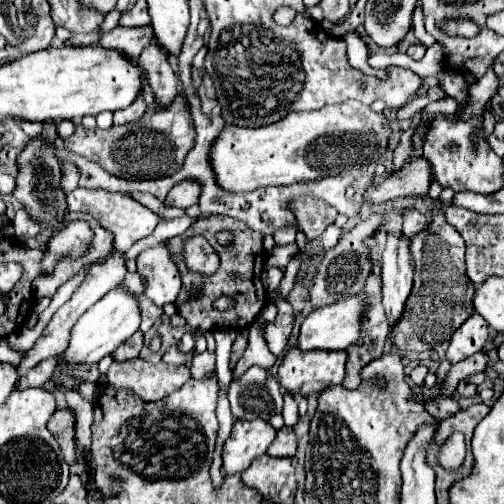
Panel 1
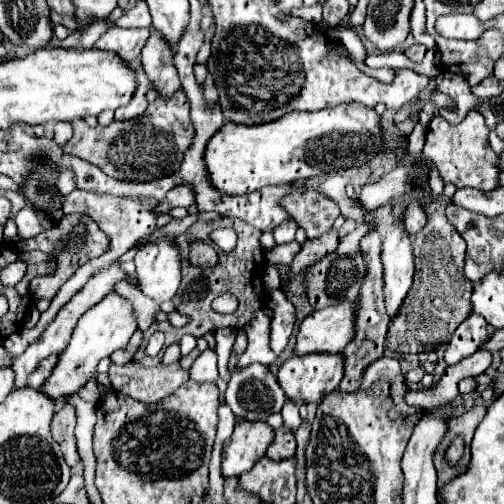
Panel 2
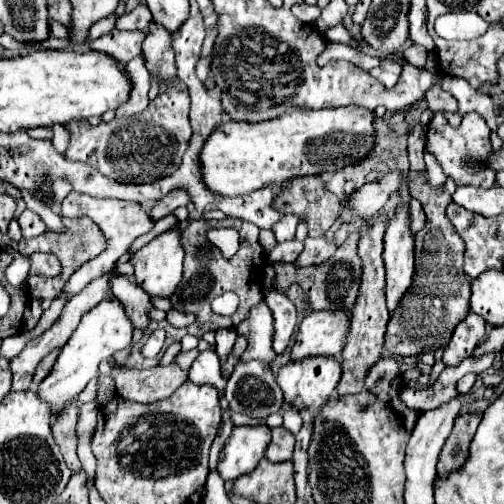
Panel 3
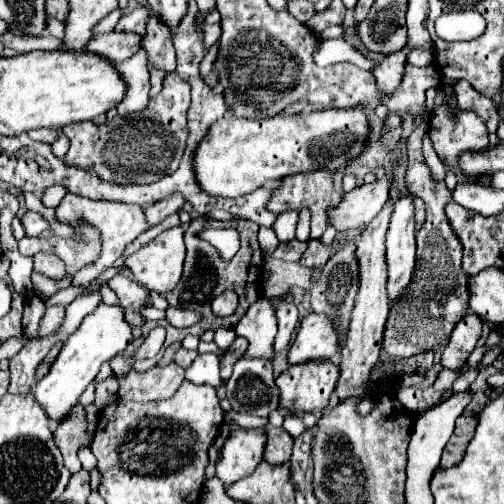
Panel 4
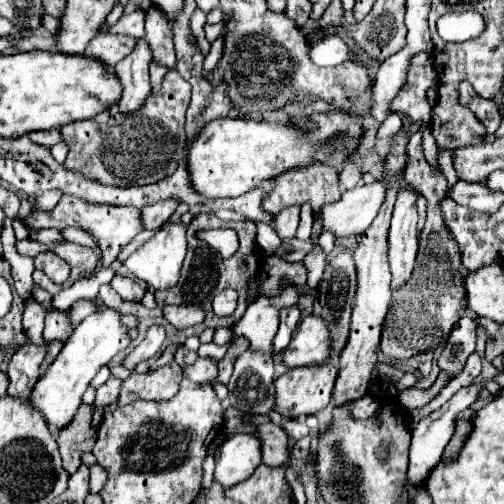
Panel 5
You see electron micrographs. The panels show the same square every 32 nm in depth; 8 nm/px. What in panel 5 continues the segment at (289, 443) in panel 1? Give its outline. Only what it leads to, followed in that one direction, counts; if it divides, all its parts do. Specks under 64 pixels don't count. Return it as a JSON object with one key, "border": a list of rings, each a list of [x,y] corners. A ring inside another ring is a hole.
{"border":[[[272,422],[256,428],[256,432],[262,438],[262,462],[268,466],[286,464],[290,458],[288,434],[280,426],[274,426]]]}

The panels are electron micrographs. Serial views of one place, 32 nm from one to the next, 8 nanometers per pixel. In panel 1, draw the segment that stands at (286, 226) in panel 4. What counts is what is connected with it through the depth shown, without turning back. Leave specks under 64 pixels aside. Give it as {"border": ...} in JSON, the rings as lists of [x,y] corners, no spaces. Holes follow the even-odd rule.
{"border":[[[285,228],[276,232],[273,237],[278,246],[291,244],[295,242],[296,230],[294,228]]]}

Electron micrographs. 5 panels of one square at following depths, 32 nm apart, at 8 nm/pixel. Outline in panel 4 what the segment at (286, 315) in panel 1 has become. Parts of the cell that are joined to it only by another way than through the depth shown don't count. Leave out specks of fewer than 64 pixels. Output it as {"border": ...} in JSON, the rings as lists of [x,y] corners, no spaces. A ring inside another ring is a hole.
{"border":[[[272,298],[272,306],[274,306],[276,318],[278,318],[278,334],[274,340],[274,350],[282,352],[290,344],[292,332],[298,322],[298,310],[292,302],[288,302],[284,298]]]}

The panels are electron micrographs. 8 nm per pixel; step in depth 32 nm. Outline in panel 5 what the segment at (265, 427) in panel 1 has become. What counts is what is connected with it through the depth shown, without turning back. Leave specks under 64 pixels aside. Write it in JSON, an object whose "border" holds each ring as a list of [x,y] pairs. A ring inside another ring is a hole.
{"border":[[[238,432],[226,438],[216,454],[214,480],[224,488],[246,480],[262,462],[260,436],[256,432]]]}

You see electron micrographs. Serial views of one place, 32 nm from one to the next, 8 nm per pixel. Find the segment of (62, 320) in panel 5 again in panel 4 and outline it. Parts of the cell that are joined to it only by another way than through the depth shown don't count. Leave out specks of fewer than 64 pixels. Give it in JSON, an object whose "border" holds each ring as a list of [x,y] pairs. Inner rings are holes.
{"border":[[[51,306],[47,308],[41,320],[39,336],[48,336],[54,333],[61,326],[64,314],[65,311],[62,306]]]}

